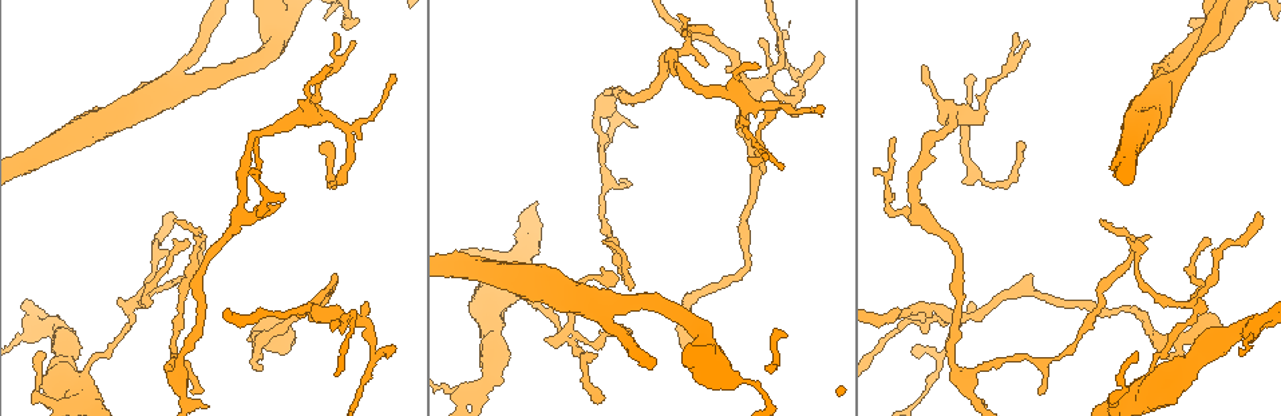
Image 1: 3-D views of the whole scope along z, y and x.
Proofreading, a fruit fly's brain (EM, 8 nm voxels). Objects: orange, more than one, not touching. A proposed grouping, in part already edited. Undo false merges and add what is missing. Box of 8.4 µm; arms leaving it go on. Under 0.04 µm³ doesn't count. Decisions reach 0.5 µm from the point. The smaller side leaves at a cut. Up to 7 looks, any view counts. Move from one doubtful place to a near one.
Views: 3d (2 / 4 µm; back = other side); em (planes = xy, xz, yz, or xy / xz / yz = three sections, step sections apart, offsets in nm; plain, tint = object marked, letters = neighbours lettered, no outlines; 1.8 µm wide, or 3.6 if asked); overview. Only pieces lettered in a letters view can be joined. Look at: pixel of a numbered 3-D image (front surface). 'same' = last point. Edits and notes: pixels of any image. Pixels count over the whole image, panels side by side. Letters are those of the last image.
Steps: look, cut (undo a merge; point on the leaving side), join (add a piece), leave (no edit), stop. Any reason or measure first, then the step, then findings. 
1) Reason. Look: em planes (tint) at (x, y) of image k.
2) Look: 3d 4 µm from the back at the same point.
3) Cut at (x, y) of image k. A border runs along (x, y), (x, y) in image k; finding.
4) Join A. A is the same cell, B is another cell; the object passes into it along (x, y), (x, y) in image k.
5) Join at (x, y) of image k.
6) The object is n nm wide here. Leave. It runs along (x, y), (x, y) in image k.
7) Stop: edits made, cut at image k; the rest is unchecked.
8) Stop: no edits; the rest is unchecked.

Tapers out. Look: em planes (plain) at (1029, 274) of image 1.

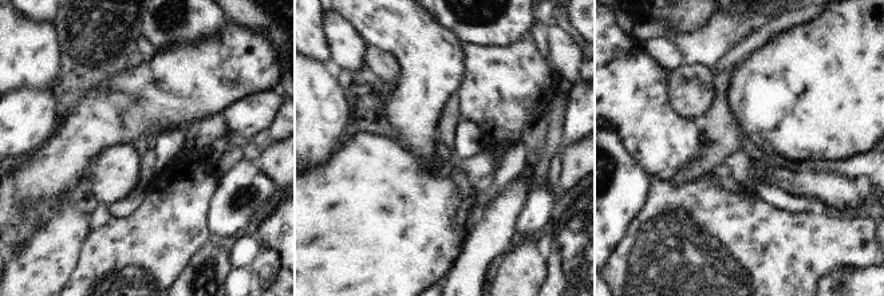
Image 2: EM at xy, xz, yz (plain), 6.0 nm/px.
Look: em planes (tint) at the same point.

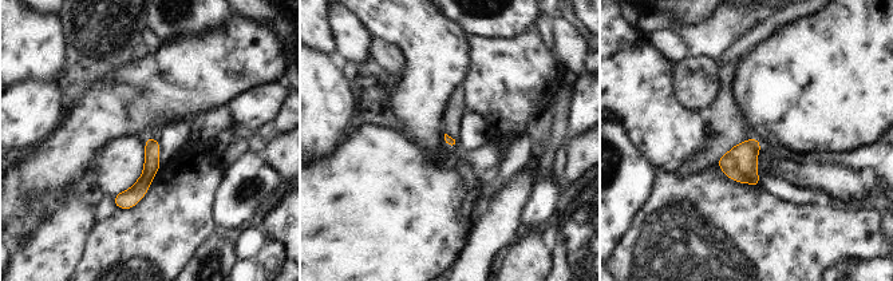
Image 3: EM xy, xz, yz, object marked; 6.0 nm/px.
What lies round it. Look: em planes (letters) at the same point.

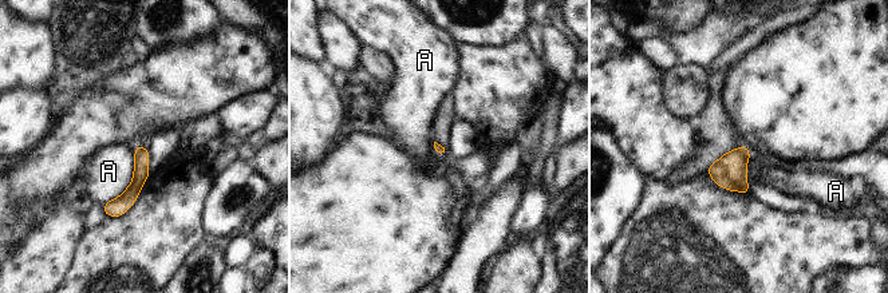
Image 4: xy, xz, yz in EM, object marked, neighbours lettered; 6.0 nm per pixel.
Leave. A is another cell; a border runs along (134, 146), (131, 182), (103, 205) in image 4; none of them fits.

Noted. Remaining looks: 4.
Sharp bend. Look: 3d 2 µm at (133, 302) of image 1.

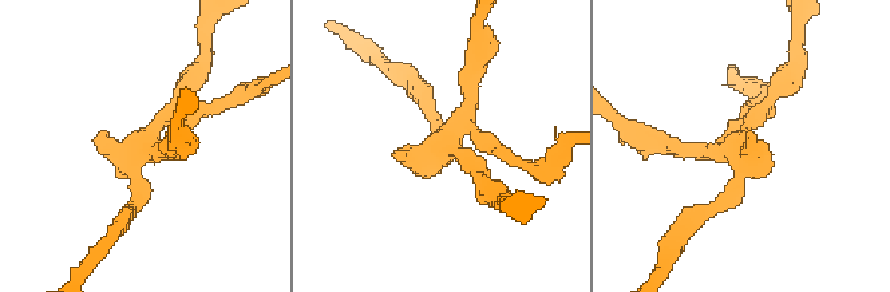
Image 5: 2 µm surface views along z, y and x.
Need the tissue. Look: em yz step 16 (letters) at (140, 147) of image 5.

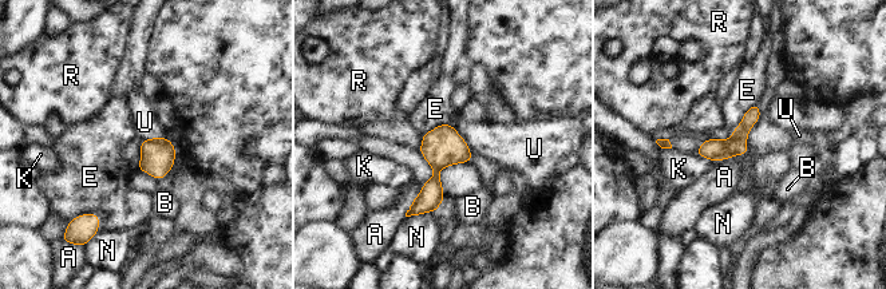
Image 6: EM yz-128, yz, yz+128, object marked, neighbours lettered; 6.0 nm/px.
The object is 120 nm wide here; the longest contact is with E, 220 nm. Leave. A, B, E, K, N, R and U are other cells; continuous, no second neuron.

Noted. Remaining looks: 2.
Branch stops here. Look: em 3.6 µm planes (letters) at (1134, 353) of image 1.

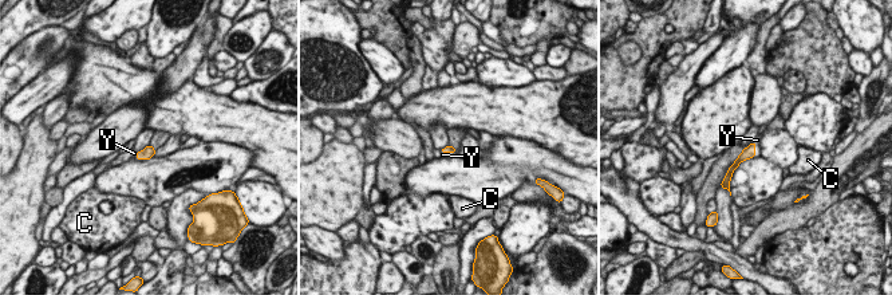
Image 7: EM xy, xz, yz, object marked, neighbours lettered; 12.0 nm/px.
The object is 100 nm wide here. Join Y. Y is the same cell, C is another cell; the object passes into it along (749, 152), (754, 149), (757, 140) in image 7; it goes on there.

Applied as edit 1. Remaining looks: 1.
Stop: edits made, join at image 7; the rest is unchecked.

